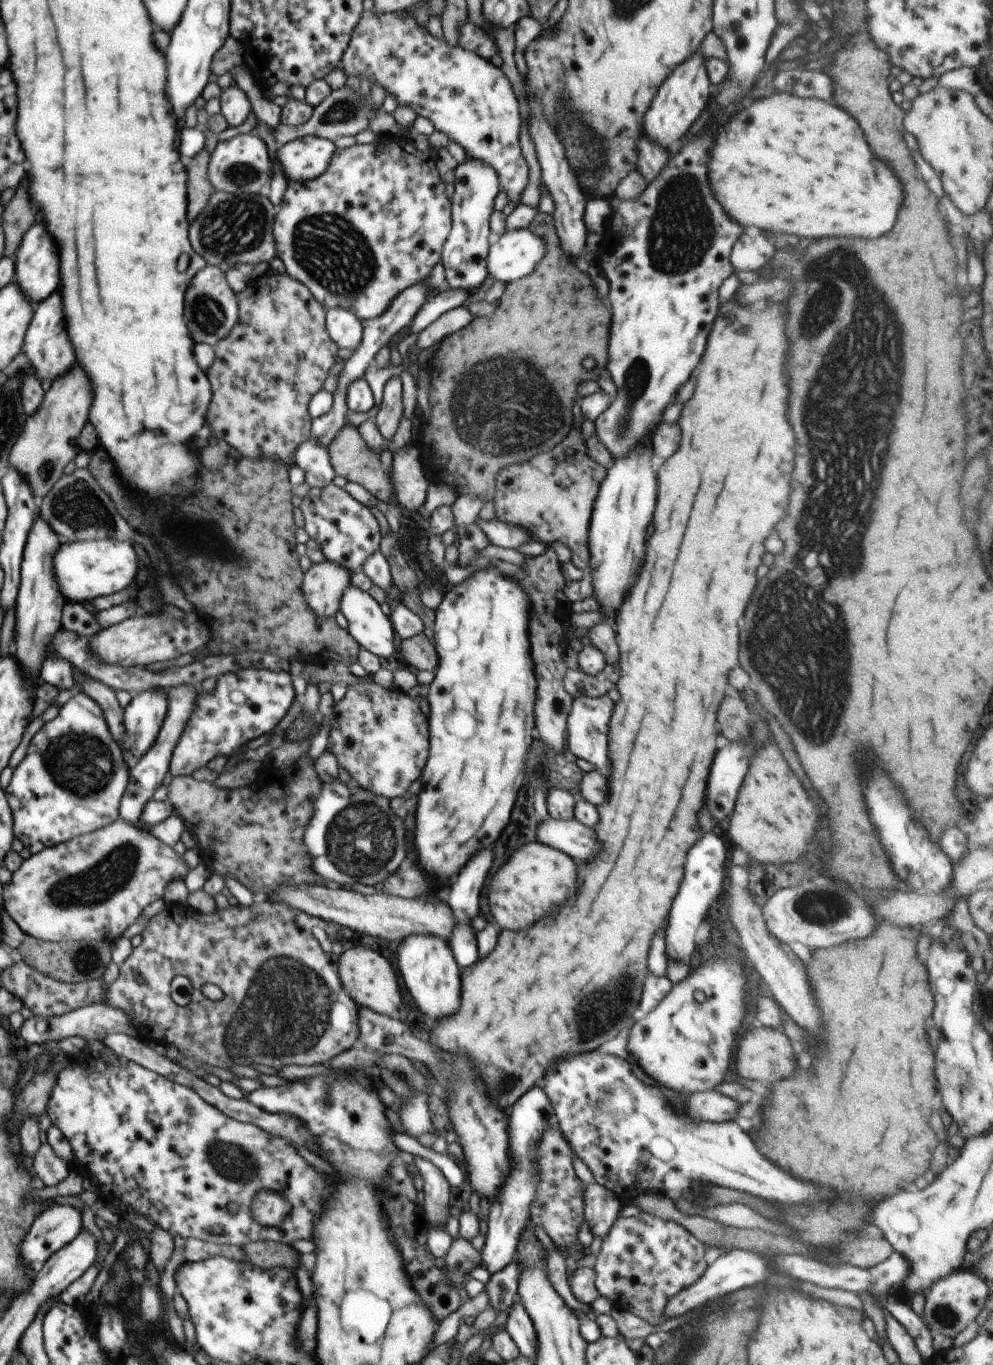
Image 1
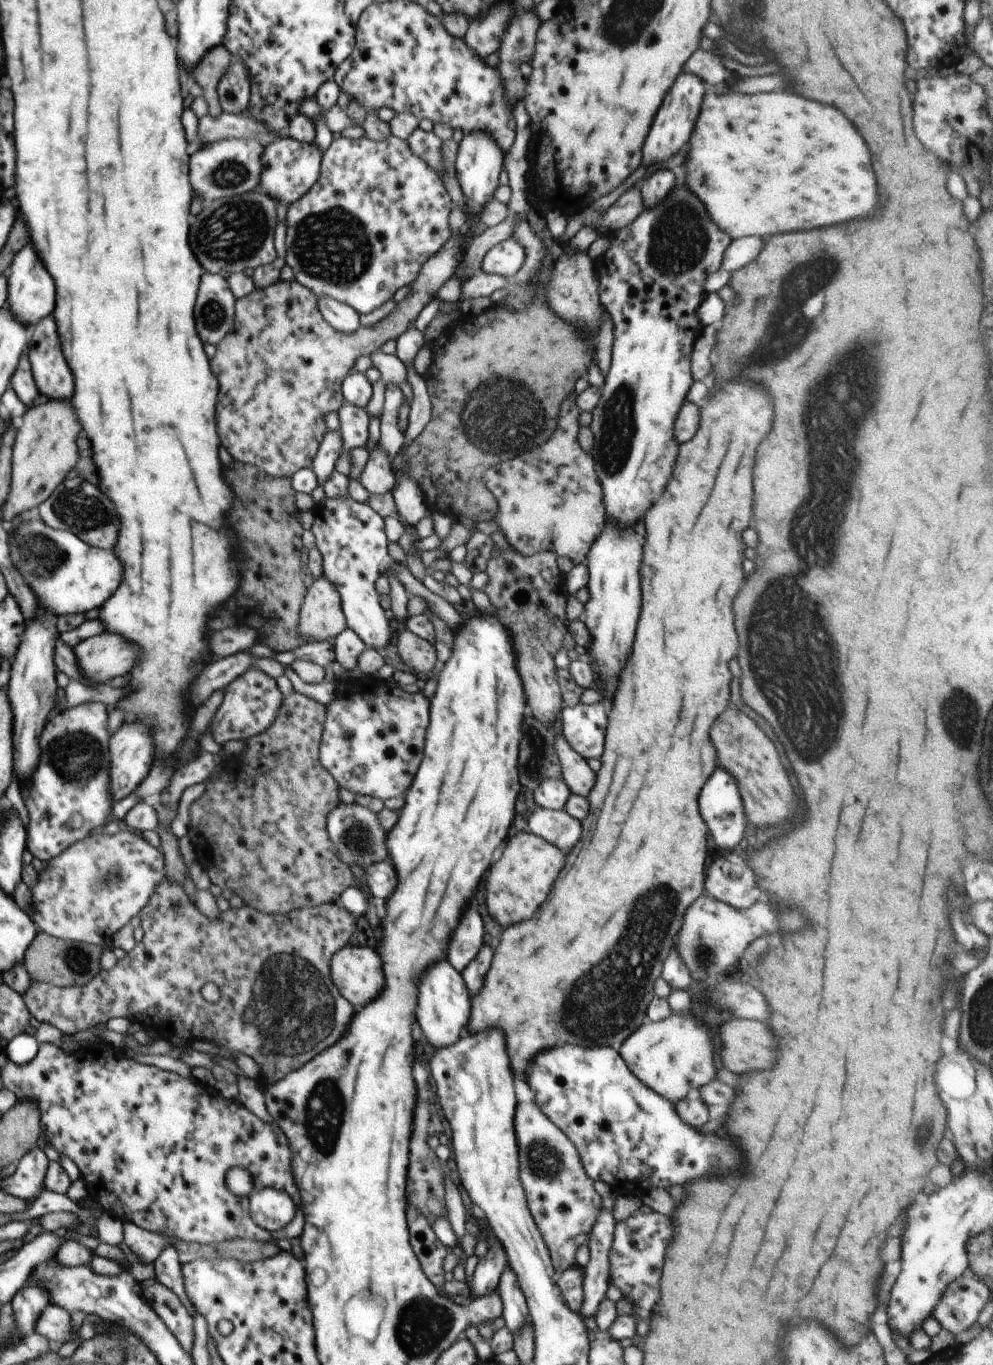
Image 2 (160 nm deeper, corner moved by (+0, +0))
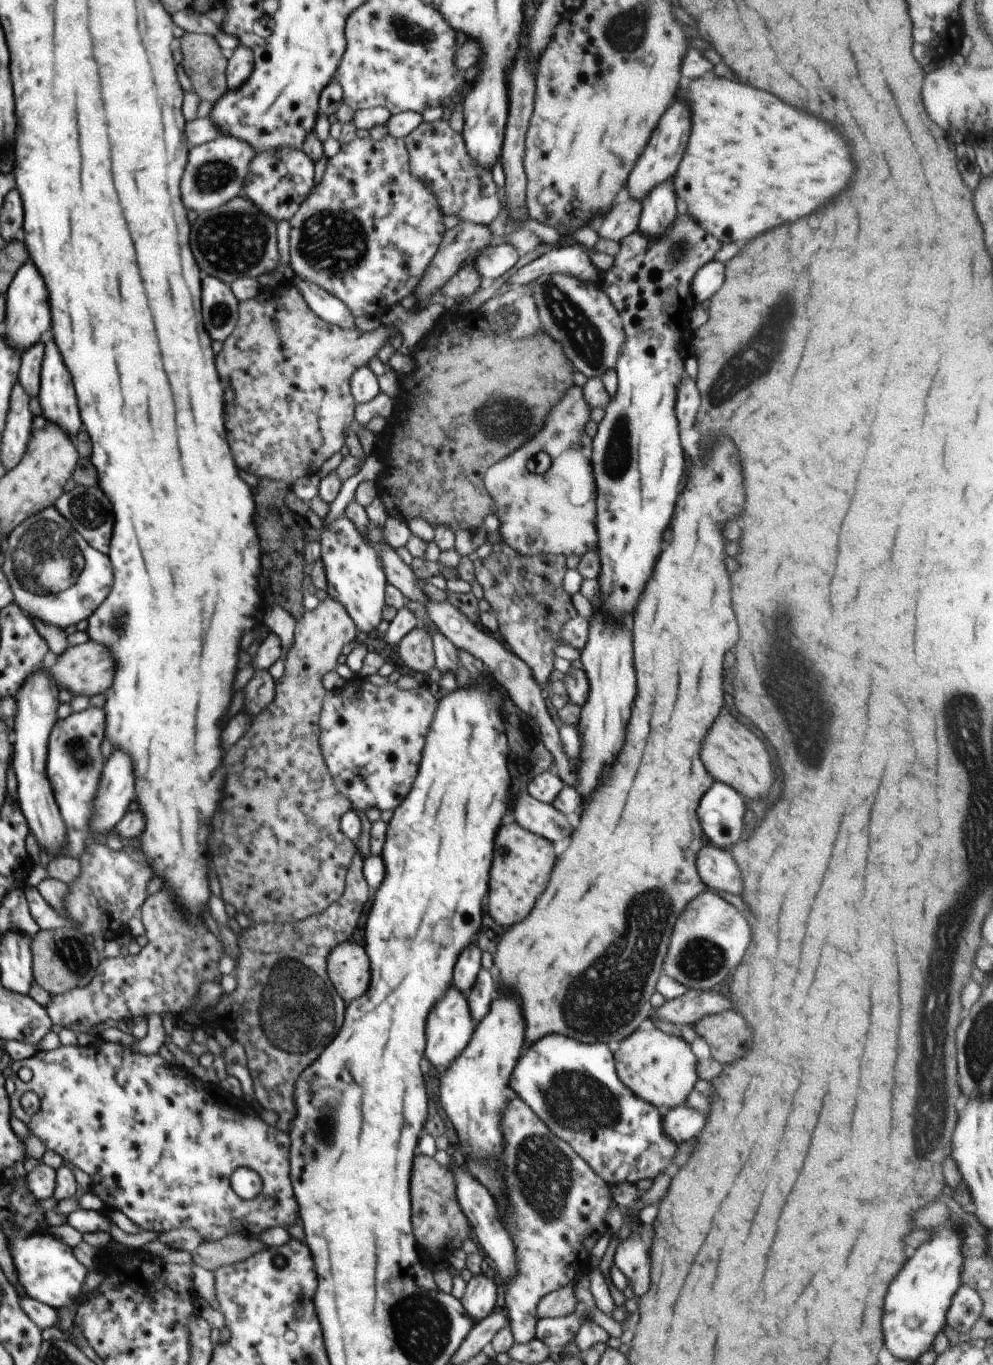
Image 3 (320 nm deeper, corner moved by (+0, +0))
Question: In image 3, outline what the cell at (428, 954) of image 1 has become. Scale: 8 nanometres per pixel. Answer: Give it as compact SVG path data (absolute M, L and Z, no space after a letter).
M454 986L448 990L446 998L440 1000L440 1004L436 1004L436 1008L428 1014L428 1026L426 1026L426 1038L428 1038L428 1046L426 1046L426 1058L432 1066L436 1068L448 1068L452 1064L452 1060L460 1055L460 1052L468 1046L472 1034L474 1034L474 1022L468 1010L468 1000L464 994L460 994Z

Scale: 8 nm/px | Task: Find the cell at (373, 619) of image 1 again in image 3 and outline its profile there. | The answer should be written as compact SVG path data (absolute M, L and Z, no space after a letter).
M344 515L324 528L320 535L322 545L321 560L325 566L328 596L338 600L348 612L356 629L370 633L378 628L382 621L382 612L385 606L384 588L386 578L382 569L382 548L388 544L384 538L384 527L375 526L370 520L368 536L360 534L360 528Z

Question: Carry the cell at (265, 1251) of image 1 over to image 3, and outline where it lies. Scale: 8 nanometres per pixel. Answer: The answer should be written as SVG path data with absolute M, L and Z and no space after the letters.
M235 1233L218 1241L203 1241L191 1255L194 1264L212 1271L247 1260L266 1248L268 1246L257 1237Z

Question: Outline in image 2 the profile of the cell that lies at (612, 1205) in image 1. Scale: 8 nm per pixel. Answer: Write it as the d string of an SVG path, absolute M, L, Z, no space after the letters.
M601 1208L596 1224L592 1227L589 1236L589 1263L582 1269L583 1301L578 1313L583 1321L592 1318L597 1313L597 1308L605 1298L609 1287L609 1252L613 1241L613 1234L617 1222L612 1212Z

